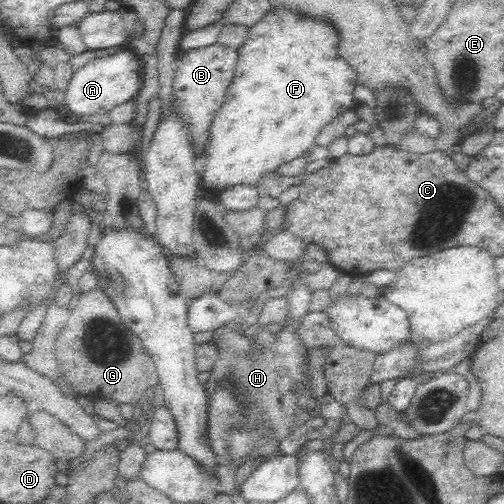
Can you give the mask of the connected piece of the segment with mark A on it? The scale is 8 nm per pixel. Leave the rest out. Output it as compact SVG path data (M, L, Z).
M126 47L115 54L96 58L85 64L69 81L65 91L67 107L76 116L94 114L106 118L113 108L138 96L142 78L141 61L134 51Z

